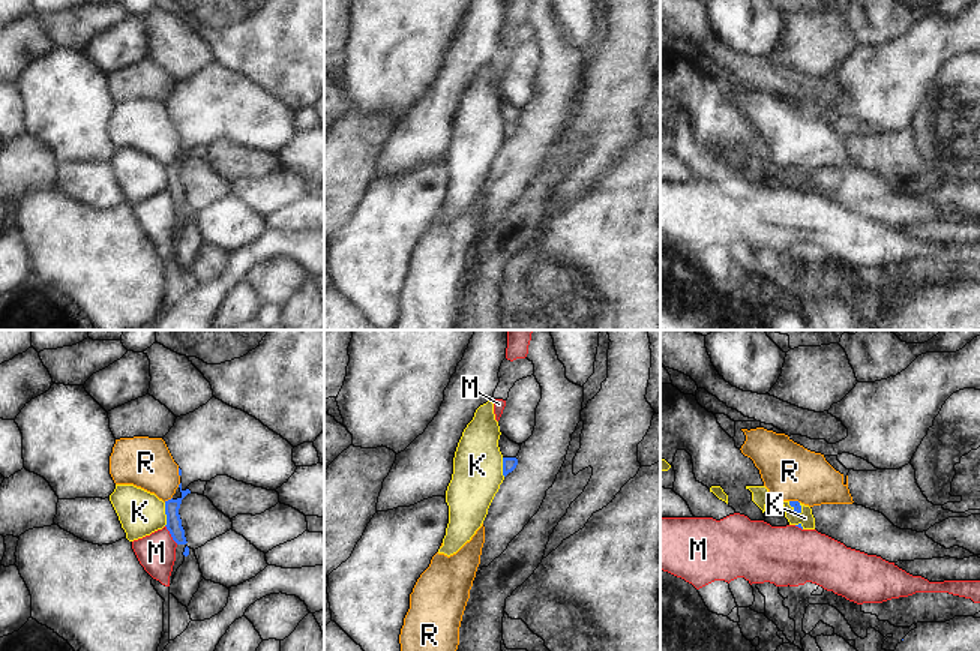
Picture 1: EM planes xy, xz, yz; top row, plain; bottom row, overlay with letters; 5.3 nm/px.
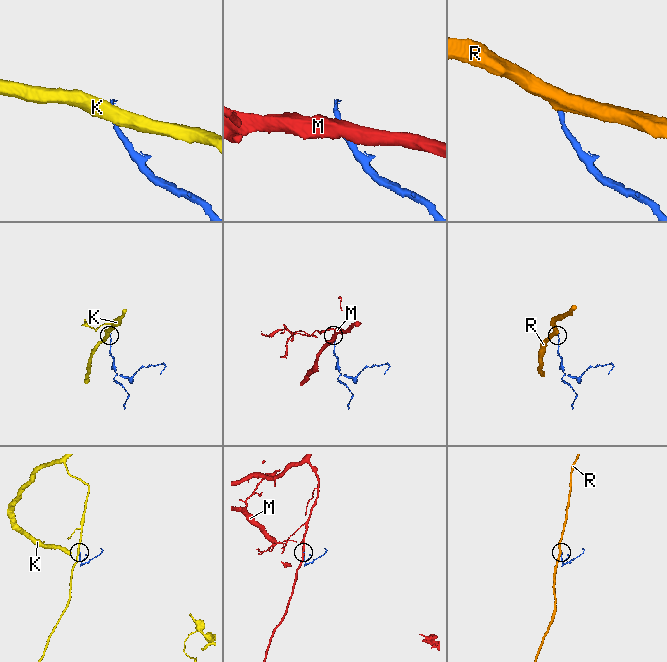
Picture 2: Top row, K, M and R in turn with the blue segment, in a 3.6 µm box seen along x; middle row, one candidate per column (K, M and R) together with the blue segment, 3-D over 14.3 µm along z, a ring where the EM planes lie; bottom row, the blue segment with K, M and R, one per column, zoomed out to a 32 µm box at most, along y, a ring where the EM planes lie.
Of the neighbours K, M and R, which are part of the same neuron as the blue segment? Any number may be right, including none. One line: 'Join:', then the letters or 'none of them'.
Join: none of them

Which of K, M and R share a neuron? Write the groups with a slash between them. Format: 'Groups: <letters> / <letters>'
Groups: K / M / R.

